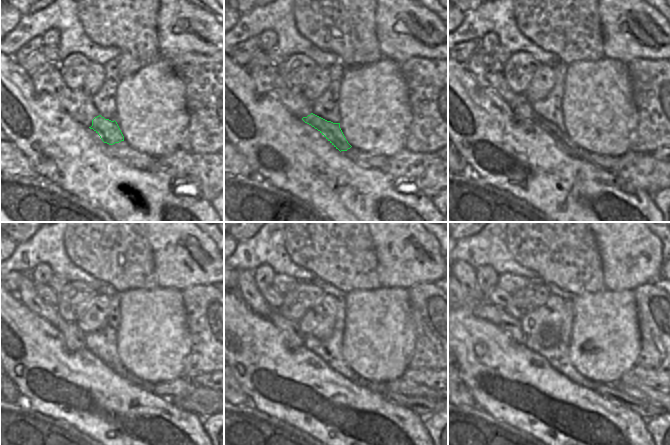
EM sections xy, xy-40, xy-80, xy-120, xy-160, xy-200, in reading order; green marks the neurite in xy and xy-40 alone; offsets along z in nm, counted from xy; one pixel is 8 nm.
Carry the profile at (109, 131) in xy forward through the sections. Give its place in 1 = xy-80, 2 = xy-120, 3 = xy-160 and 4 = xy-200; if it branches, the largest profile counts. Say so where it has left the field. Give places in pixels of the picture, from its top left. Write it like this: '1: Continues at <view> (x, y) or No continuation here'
1: Continues at xy-80 (524, 110)
2: Continues at xy-120 (75, 338)
3: Continues at xy-160 (424, 408)
4: Continues at xy-200 (482, 309).

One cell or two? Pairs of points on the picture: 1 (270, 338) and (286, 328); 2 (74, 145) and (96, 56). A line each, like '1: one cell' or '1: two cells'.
1: two cells
2: two cells

